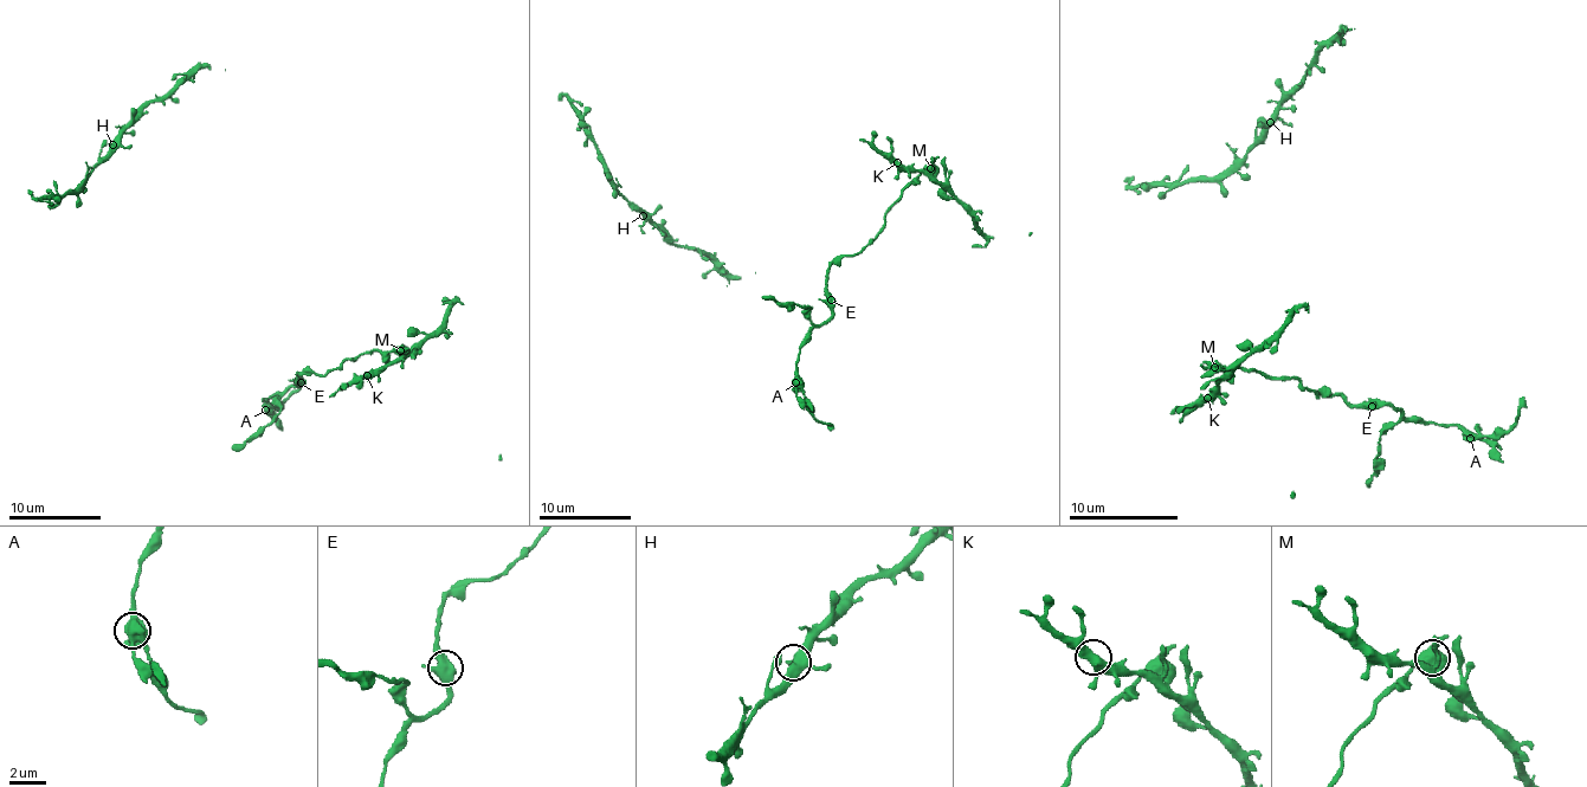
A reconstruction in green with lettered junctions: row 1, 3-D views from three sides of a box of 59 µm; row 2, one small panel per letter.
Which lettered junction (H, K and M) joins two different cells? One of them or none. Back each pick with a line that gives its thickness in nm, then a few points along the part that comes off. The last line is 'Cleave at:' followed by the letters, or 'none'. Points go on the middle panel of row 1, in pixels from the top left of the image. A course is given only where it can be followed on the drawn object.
M: 550 nm | (931, 167), (902, 192), (876, 236), (831, 265), (831, 316), (812, 330), (795, 373), (807, 410), (832, 429)
Cleave at: M

